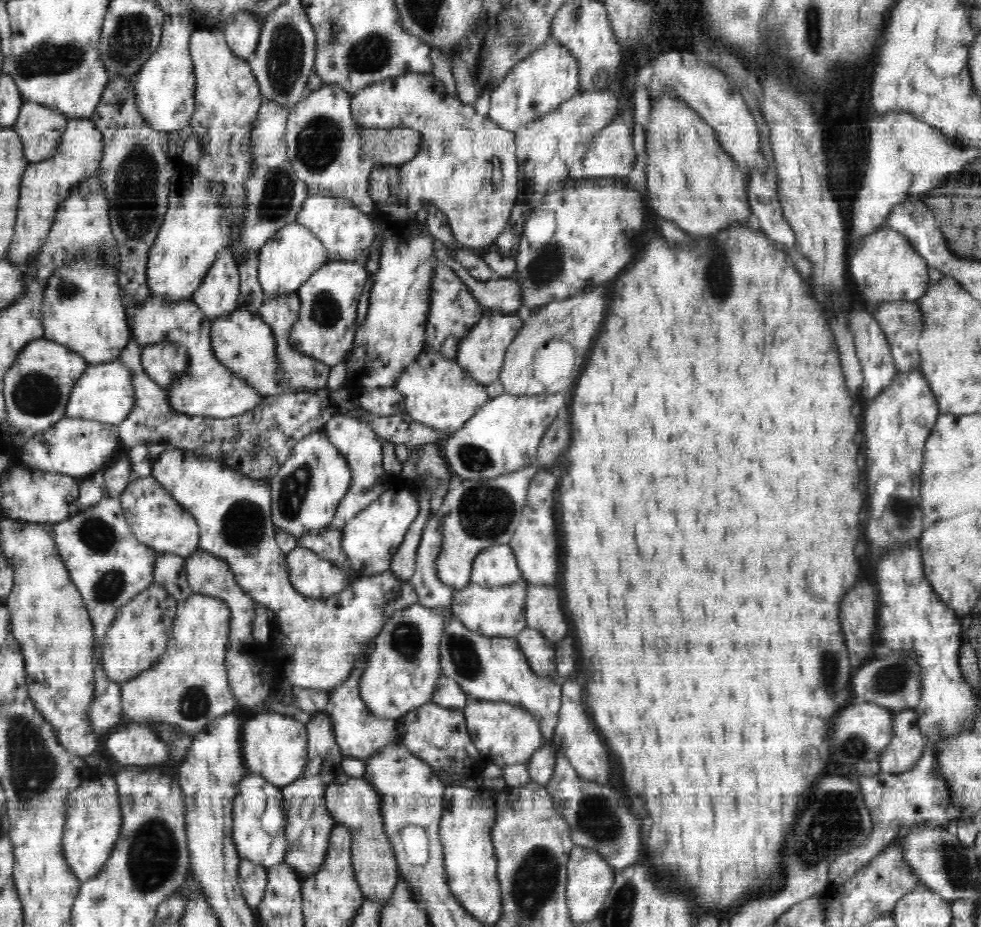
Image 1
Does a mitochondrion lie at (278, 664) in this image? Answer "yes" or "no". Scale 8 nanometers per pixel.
no

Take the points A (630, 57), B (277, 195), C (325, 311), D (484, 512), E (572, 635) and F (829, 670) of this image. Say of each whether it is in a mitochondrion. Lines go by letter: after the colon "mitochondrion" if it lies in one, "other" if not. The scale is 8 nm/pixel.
A: other
B: mitochondrion
C: mitochondrion
D: mitochondrion
E: other
F: mitochondrion

